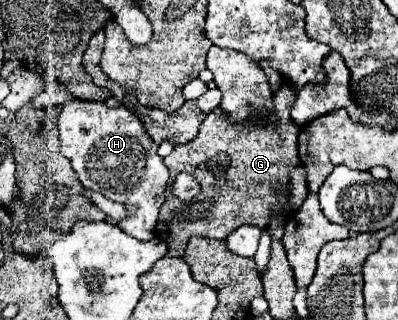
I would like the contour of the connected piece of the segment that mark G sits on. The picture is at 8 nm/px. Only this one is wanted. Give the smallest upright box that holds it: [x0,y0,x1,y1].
[156,83,300,257]

